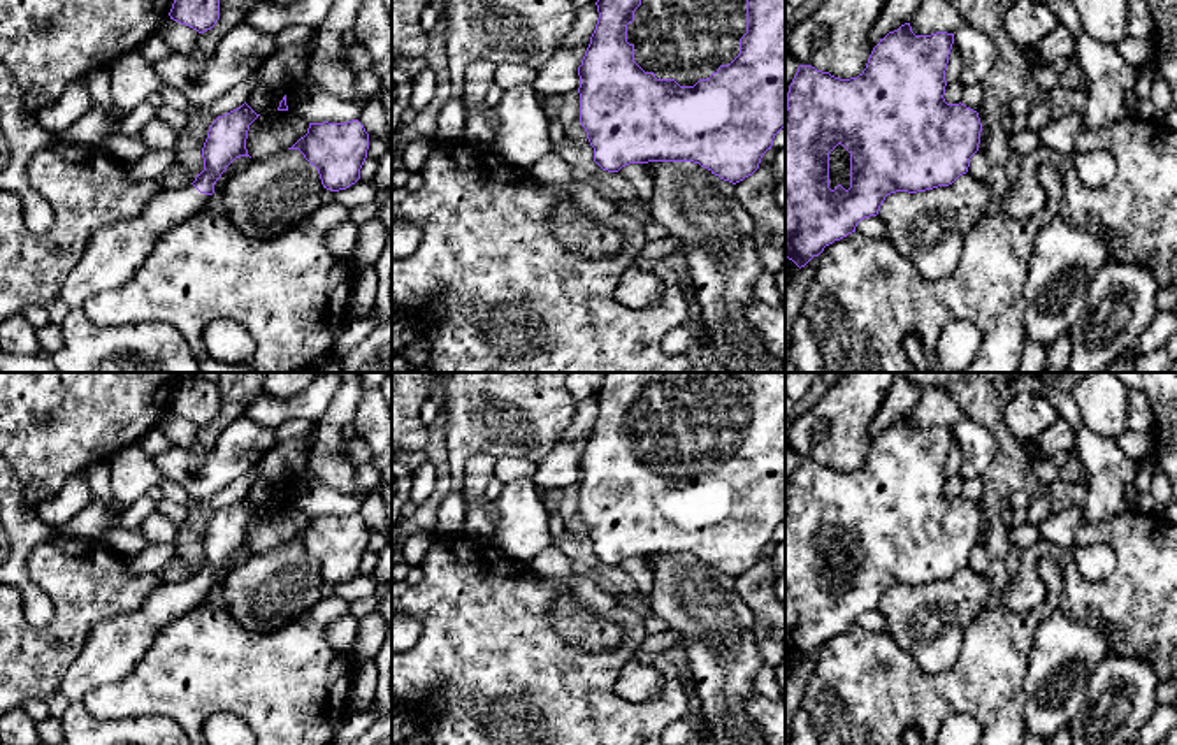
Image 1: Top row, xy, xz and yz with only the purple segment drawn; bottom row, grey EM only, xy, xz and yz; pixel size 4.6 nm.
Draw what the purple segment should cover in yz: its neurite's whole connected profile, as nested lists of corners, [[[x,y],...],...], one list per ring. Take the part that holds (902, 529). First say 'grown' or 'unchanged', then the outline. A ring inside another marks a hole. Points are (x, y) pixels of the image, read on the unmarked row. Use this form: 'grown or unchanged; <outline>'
grown; [[[905,416],[880,432],[857,471],[840,473],[812,459],[798,460],[785,503],[785,652],[799,662],[826,640],[856,626],[861,613],[877,610],[891,587],[949,580],[966,566],[975,573],[987,573],[993,559],[978,545],[978,506],[943,492],[952,438],[954,427],[915,429],[910,416]]]

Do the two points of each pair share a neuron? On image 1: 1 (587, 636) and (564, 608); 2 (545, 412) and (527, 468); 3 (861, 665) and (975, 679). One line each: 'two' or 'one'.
1: one
2: two
3: one

